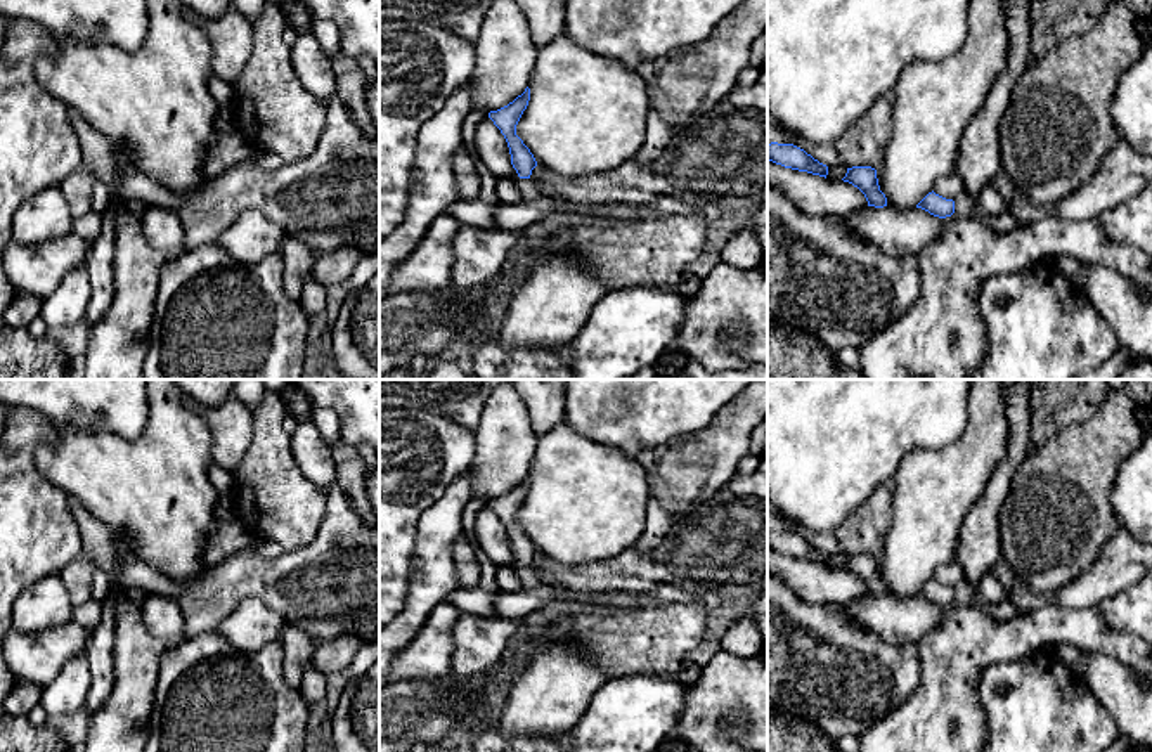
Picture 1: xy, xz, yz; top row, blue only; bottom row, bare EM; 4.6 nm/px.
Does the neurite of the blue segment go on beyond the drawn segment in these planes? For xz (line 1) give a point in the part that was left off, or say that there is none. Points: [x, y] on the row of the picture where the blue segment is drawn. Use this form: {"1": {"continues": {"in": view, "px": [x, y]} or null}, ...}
{"1": {"continues": {"in": "xz", "px": [525, 186]}}}

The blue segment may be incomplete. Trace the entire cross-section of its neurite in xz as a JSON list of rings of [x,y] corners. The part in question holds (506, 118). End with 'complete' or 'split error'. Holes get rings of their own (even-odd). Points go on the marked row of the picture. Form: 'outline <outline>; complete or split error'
outline [[[527,87],[525,92],[518,95],[513,102],[509,102],[508,106],[497,111],[490,111],[489,118],[501,130],[501,133],[508,142],[511,165],[518,173],[518,177],[515,178],[515,184],[521,192],[523,201],[537,201],[542,196],[530,178],[532,170],[537,166],[537,161],[530,152],[530,149],[516,135],[516,125],[523,111],[527,109],[528,100],[530,100],[530,88]]]; split error

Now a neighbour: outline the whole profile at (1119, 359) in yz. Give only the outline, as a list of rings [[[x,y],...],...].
[[[1119,345],[1100,366],[1084,369],[1076,379],[1116,379],[1129,366],[1131,350]]]

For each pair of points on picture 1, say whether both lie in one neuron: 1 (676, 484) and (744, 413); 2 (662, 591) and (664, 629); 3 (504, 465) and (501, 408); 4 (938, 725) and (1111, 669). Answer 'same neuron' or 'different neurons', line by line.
1: same neuron
2: different neurons
3: same neuron
4: different neurons

